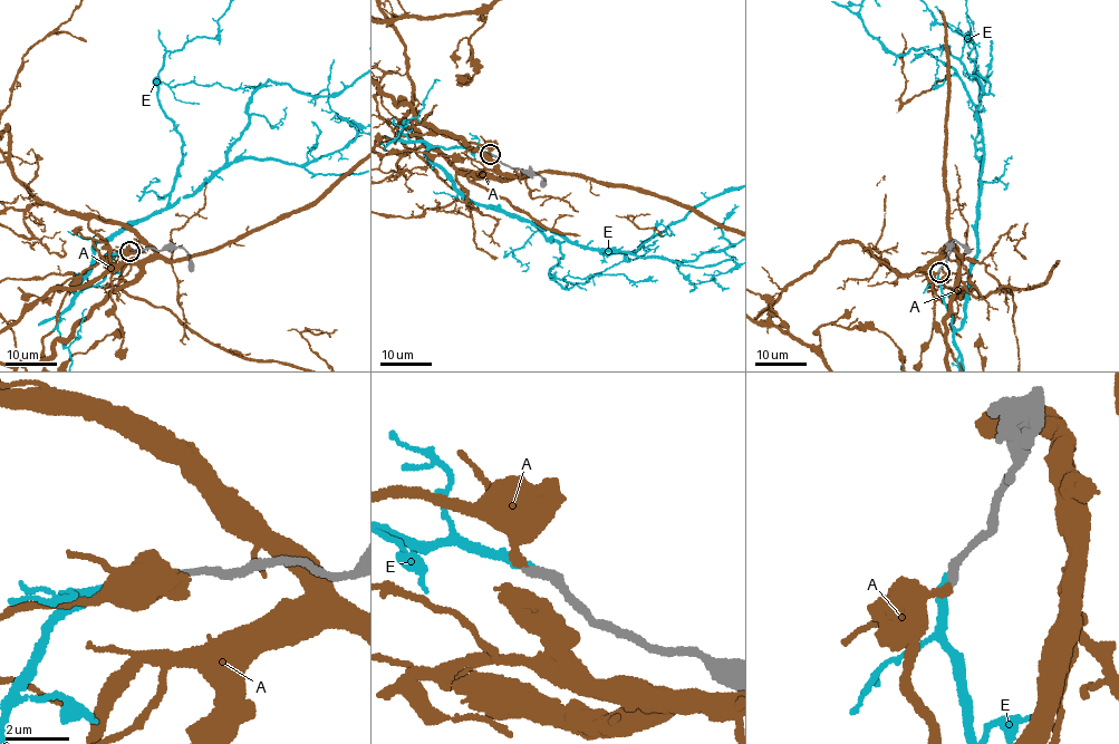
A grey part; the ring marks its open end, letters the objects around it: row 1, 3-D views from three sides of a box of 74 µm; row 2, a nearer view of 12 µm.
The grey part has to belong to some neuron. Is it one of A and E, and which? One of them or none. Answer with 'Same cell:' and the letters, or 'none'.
Same cell: A

